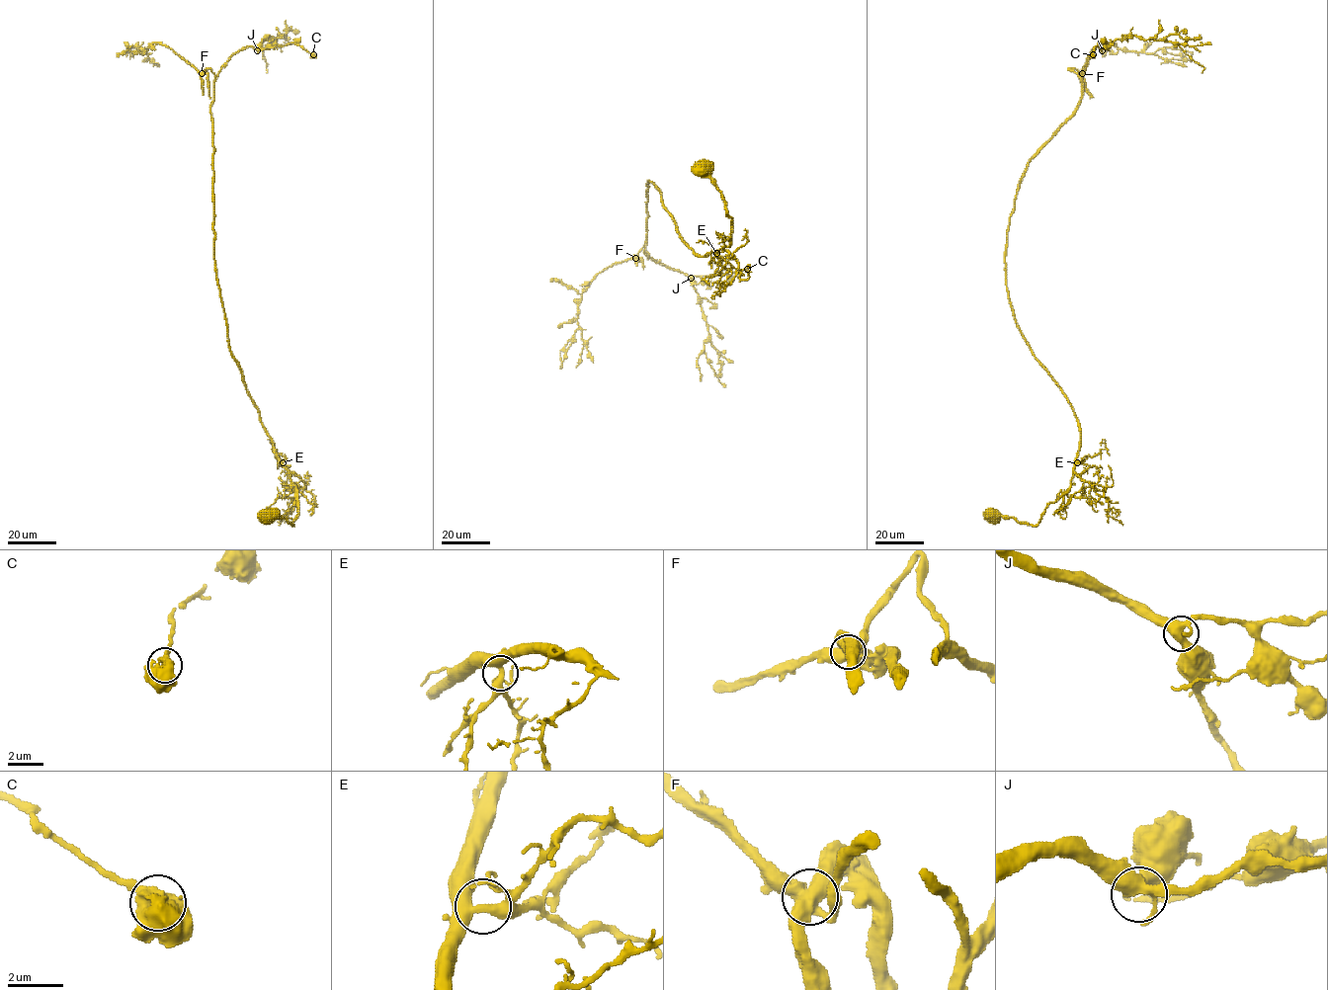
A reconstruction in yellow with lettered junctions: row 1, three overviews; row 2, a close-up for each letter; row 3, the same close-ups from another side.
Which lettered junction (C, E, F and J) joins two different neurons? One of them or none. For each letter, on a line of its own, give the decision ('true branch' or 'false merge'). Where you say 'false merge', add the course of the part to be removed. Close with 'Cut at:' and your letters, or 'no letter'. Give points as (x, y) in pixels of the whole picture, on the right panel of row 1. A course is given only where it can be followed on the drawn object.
C: true branch
E: true branch
F: false merge | (1082, 73), (1084, 89), (1093, 98)
J: true branch
Cut at: F

